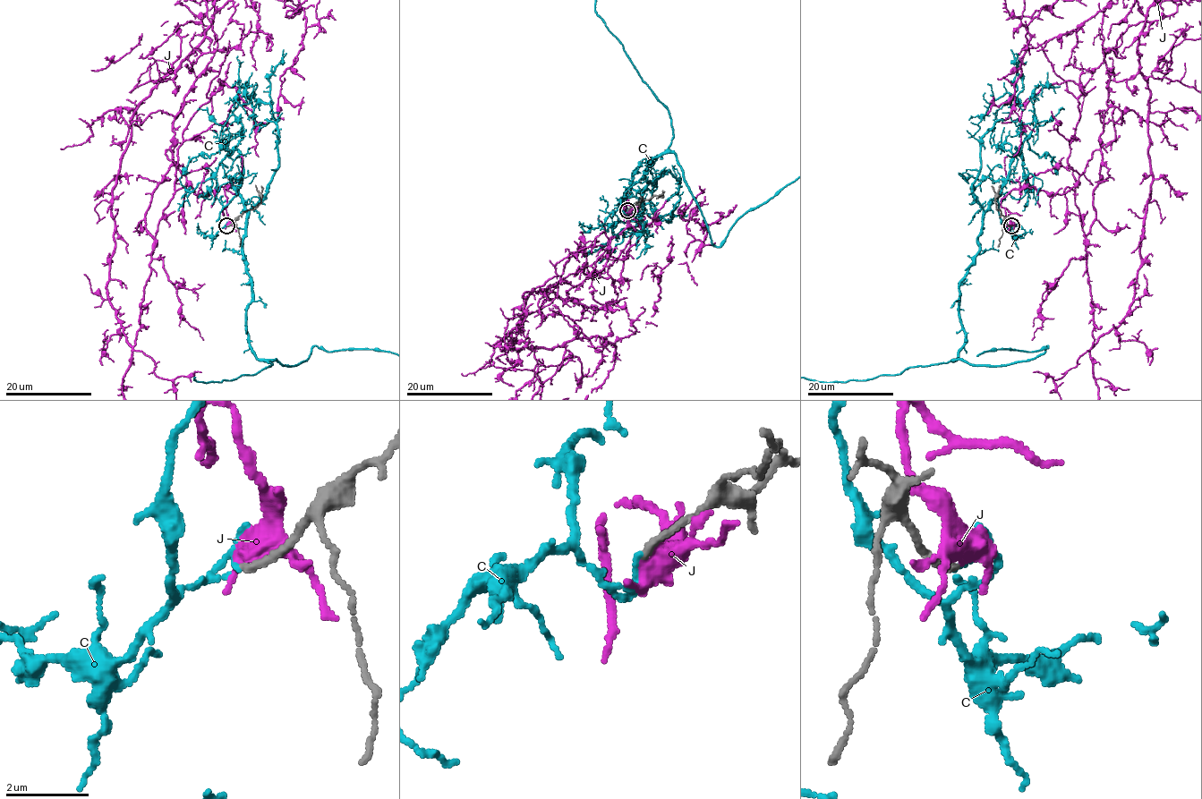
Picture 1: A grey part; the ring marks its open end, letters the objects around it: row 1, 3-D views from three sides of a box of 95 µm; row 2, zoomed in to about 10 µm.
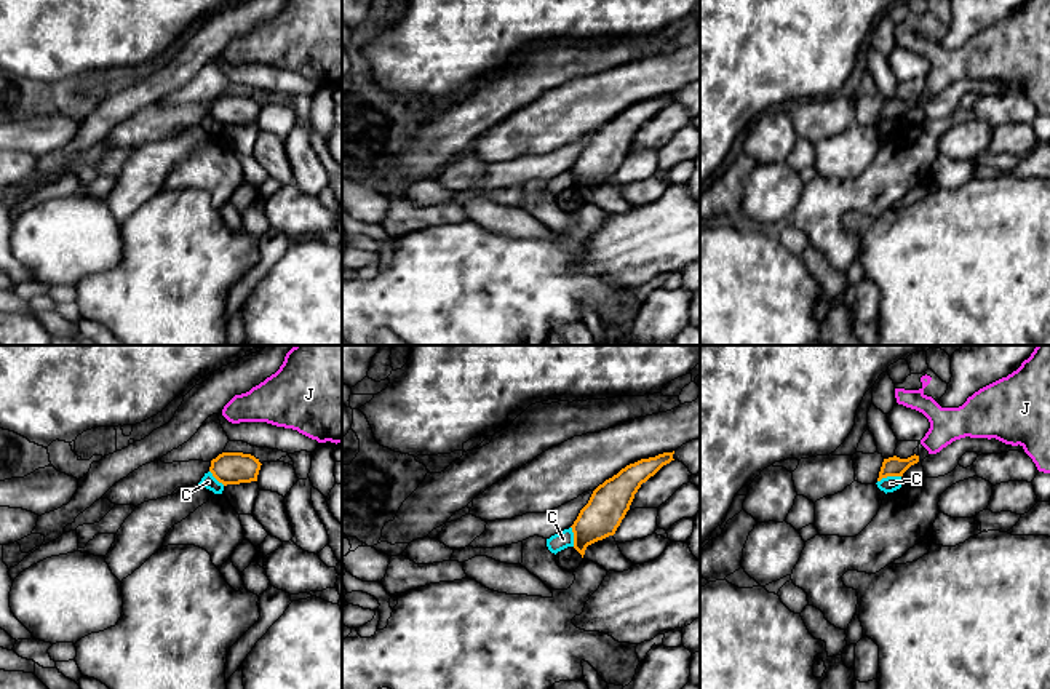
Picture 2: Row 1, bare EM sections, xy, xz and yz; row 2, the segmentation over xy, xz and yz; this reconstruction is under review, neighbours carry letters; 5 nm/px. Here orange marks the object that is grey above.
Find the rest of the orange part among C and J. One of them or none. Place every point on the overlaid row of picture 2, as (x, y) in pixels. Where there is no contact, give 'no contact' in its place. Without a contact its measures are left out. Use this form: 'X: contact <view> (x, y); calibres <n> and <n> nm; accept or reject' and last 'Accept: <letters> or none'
C: contact yz (889, 475); calibres 100 and 80 nm; reject
J: no contact; reject
Accept: none

